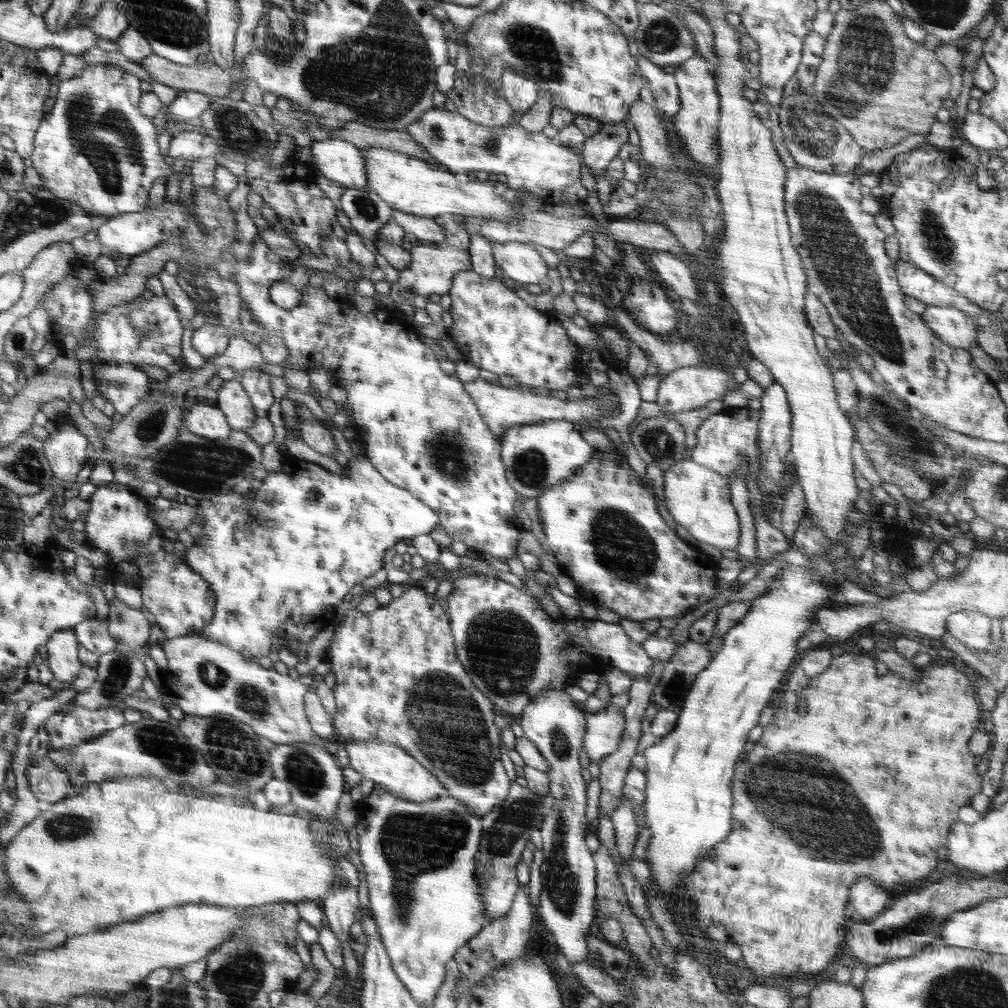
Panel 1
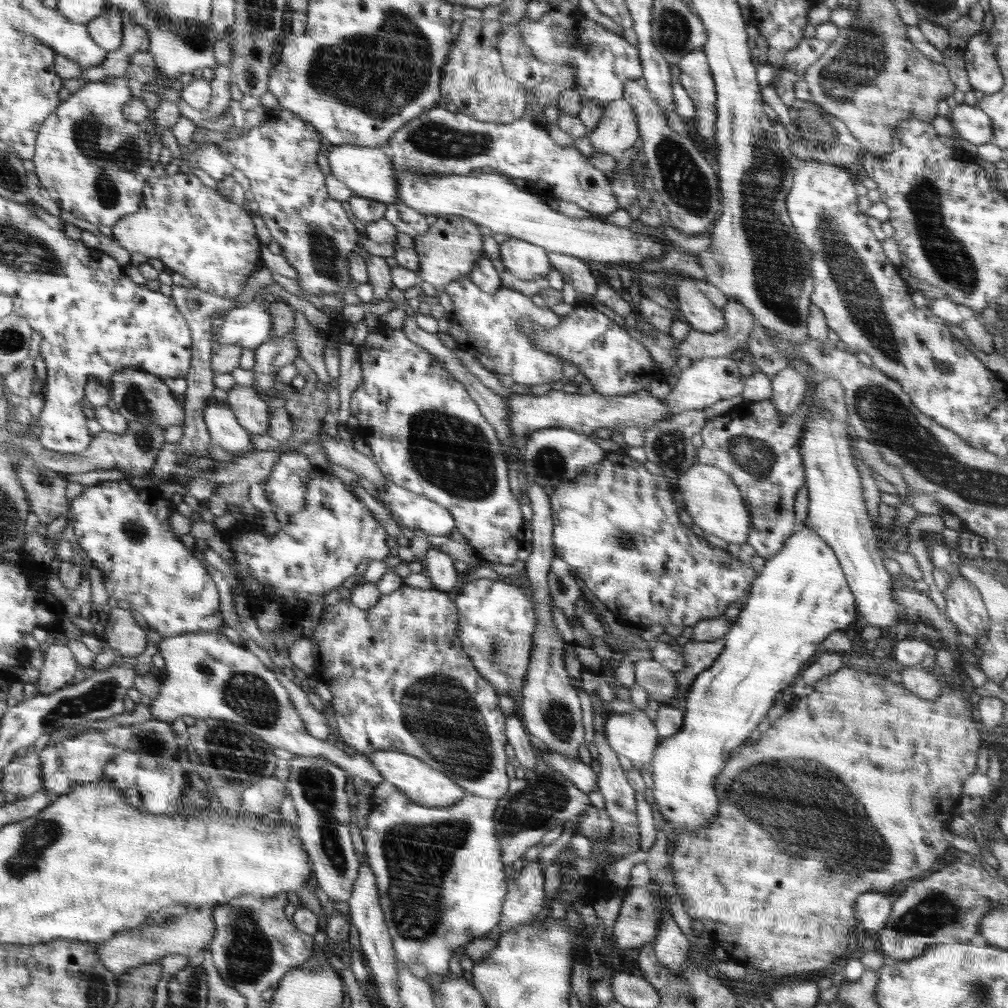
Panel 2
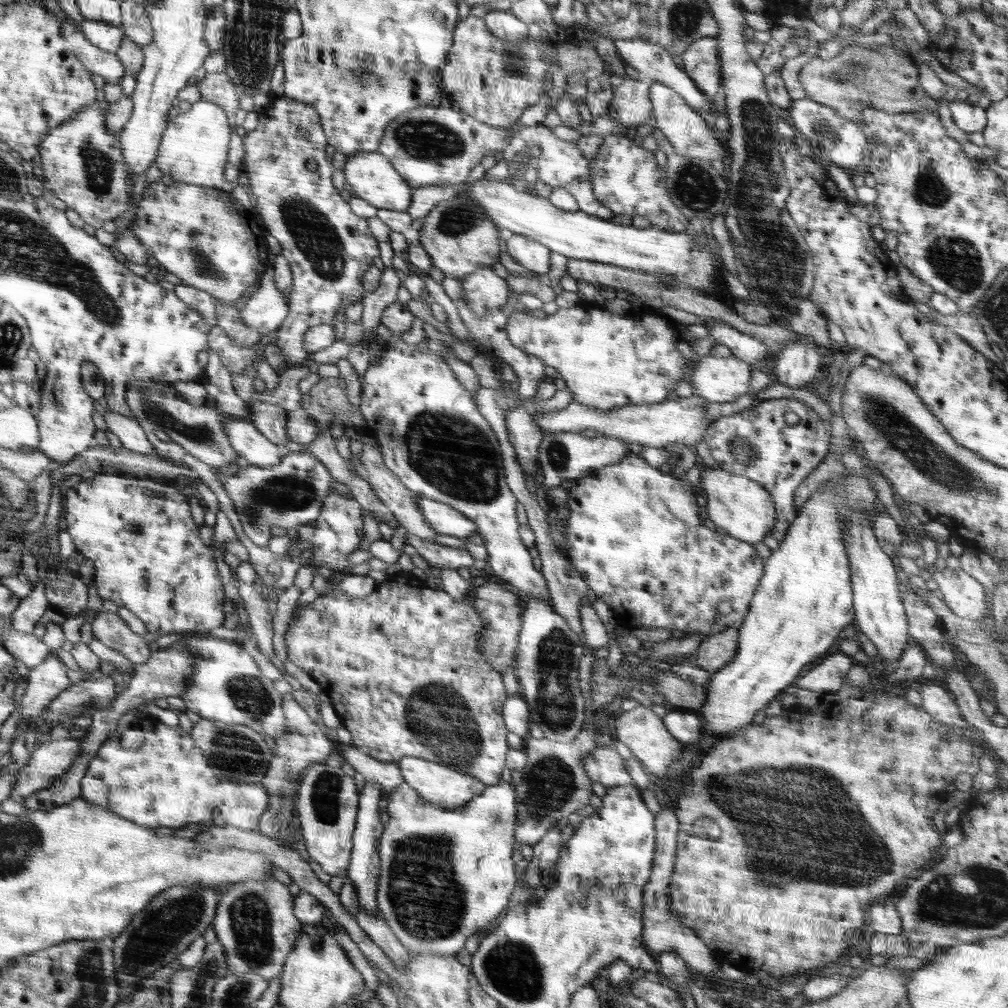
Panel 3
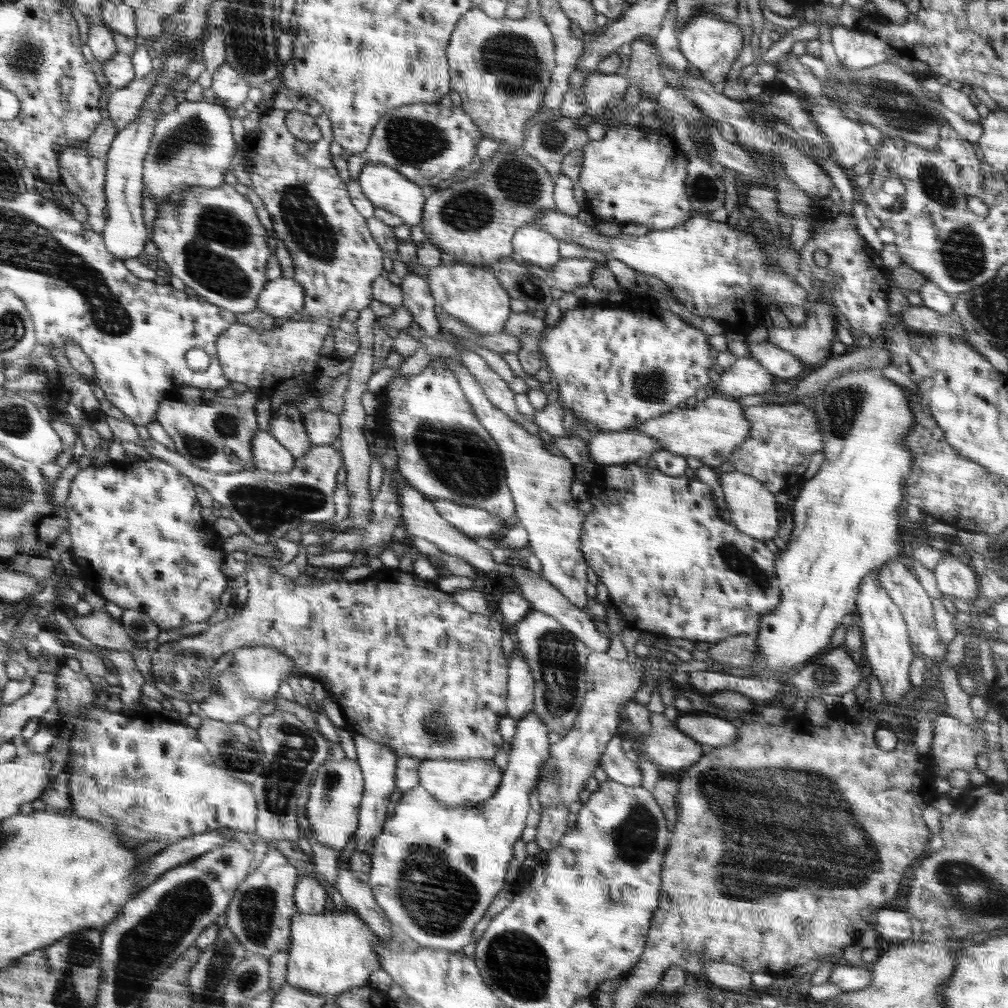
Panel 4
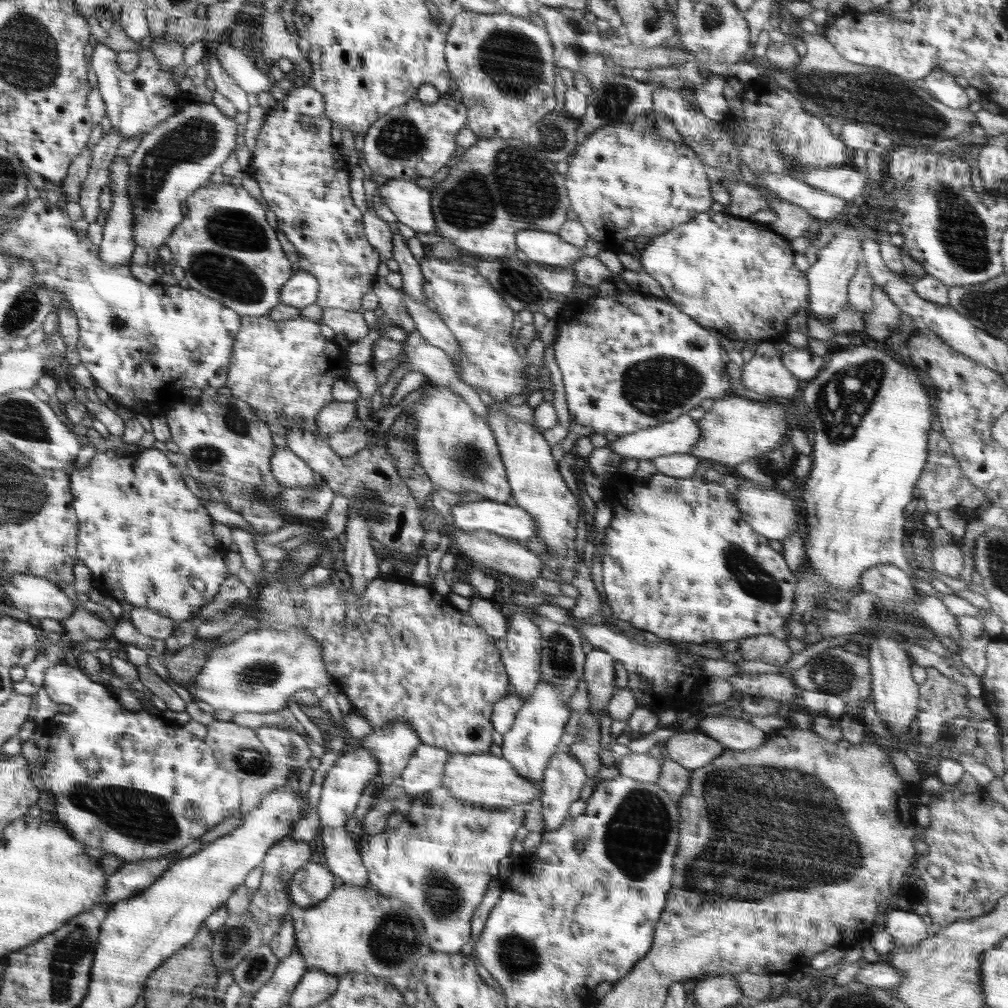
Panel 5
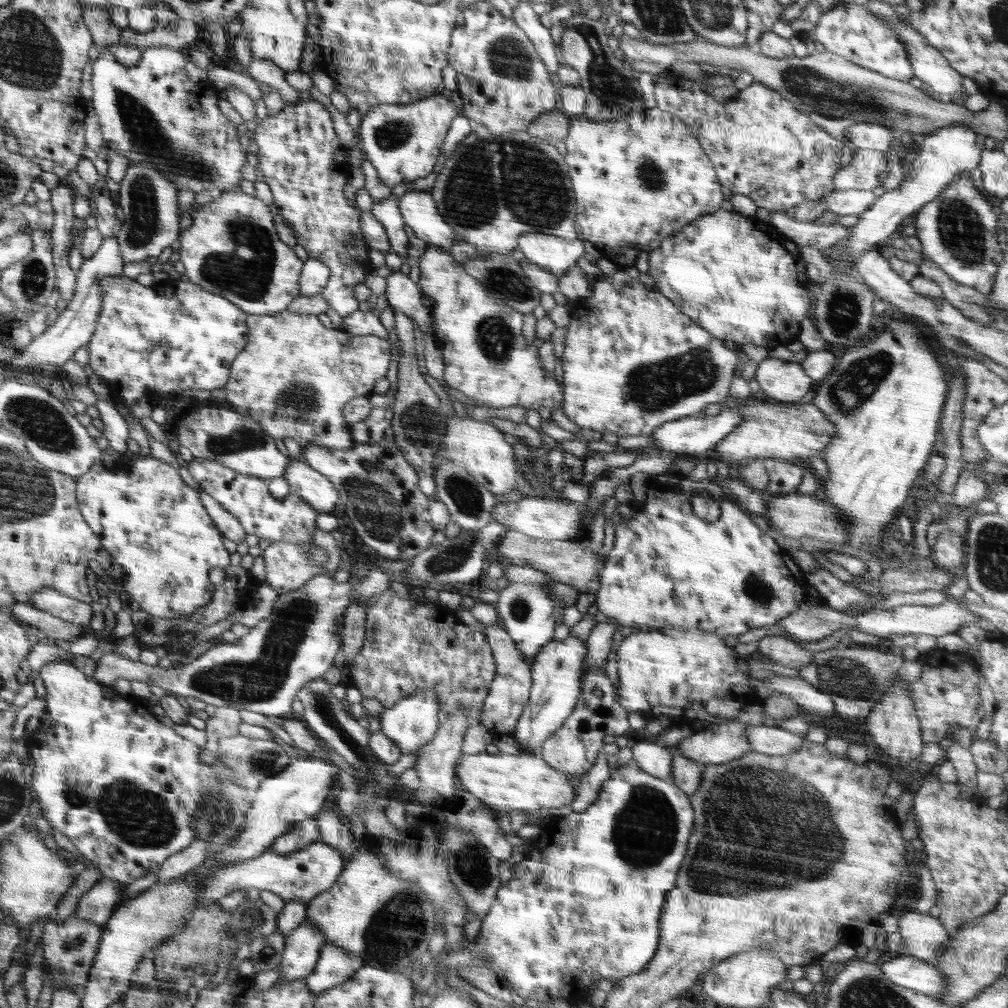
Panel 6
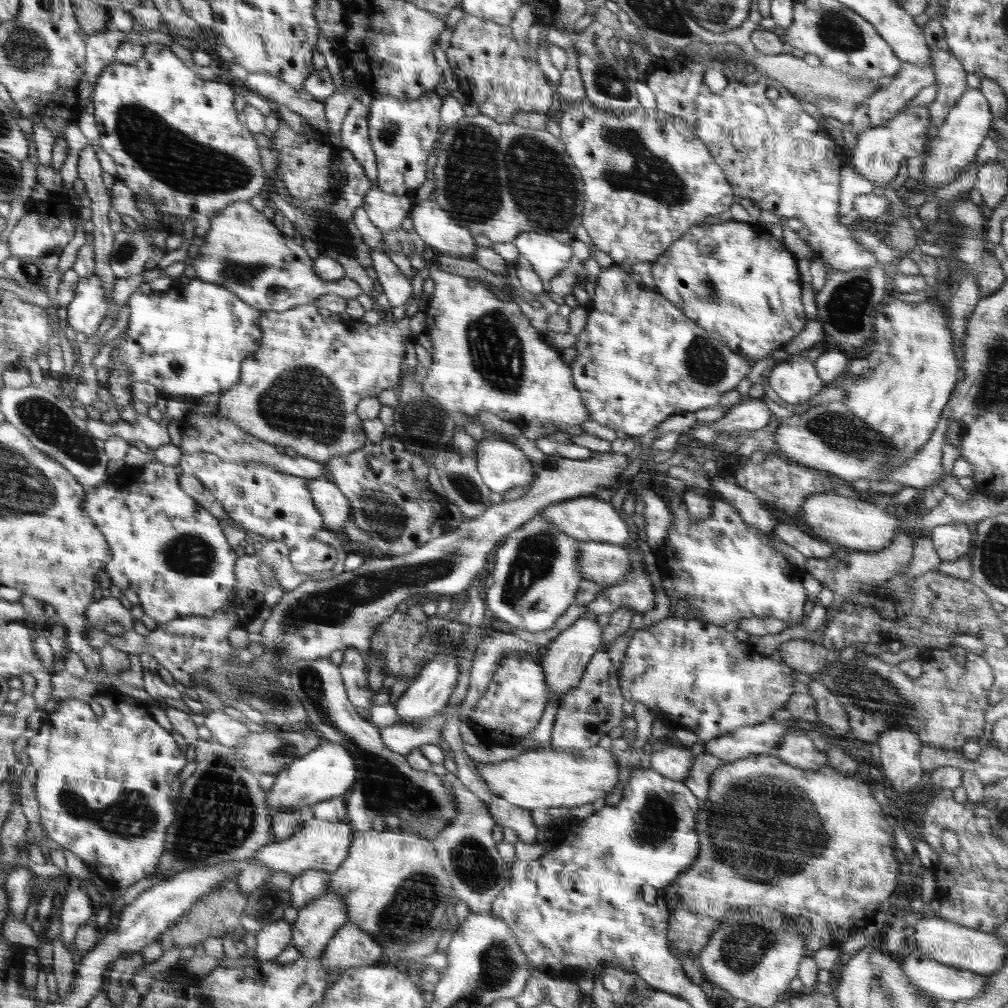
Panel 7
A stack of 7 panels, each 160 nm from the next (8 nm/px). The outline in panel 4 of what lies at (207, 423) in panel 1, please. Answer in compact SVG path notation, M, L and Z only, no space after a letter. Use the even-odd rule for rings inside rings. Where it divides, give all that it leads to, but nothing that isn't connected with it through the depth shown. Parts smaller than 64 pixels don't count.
M258 429L251 440L251 453L256 468L268 472L288 472L294 468L295 458L269 431Z

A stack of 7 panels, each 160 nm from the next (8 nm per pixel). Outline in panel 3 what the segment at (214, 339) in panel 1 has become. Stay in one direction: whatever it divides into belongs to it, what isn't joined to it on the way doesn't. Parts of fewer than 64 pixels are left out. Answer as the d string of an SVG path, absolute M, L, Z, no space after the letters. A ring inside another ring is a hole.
M272 266L264 273L258 291L251 294L240 310L240 319L246 327L258 333L275 334L288 316L289 301L276 288Z

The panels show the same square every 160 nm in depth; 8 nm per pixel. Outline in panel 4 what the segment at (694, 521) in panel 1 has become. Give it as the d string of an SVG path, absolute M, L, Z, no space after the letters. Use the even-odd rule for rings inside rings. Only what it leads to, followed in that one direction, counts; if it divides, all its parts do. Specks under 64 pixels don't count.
M724 468L719 470L719 483L722 486L722 494L726 501L726 517L733 525L745 535L756 540L766 541L777 536L780 526L778 525L778 504L782 500L772 494L759 480L753 476Z

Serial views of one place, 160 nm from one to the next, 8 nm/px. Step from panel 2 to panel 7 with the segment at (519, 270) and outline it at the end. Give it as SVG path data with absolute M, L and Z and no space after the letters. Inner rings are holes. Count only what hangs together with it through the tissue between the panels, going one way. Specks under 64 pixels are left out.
M524 232L516 236L513 244L518 247L520 255L530 262L545 284L562 270L570 267L570 246L550 235Z

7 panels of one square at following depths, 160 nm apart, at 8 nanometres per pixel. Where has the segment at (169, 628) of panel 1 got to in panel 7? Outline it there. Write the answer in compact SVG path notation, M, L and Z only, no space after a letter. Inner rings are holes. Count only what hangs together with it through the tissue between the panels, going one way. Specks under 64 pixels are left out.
M157 461L128 467L119 476L88 489L87 495L88 513L102 529L114 552L114 558L107 562L103 571L112 579L114 586L132 590L138 595L143 614L154 618L160 625L184 616L212 616L235 607L238 602L236 554L226 544L221 522L178 484L174 467Z

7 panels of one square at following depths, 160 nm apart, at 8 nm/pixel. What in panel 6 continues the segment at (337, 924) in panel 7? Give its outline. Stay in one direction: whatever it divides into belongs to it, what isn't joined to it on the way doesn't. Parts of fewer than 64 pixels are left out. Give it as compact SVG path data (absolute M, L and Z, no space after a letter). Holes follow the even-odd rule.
M303 920L303 923L286 937L283 957L279 964L279 980L294 982L307 977L314 970L324 944L326 939L321 930L313 926L311 920Z

